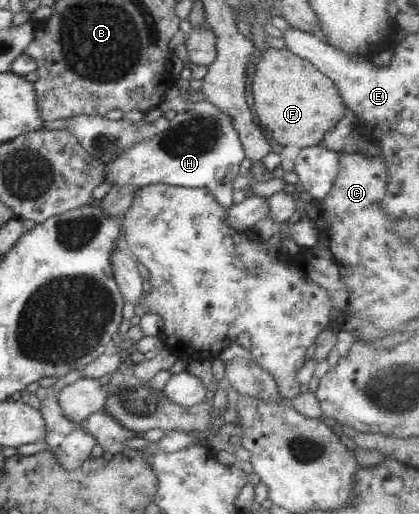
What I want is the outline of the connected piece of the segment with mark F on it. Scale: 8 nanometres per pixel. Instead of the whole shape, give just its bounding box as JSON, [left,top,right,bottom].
[251,48,347,148]

